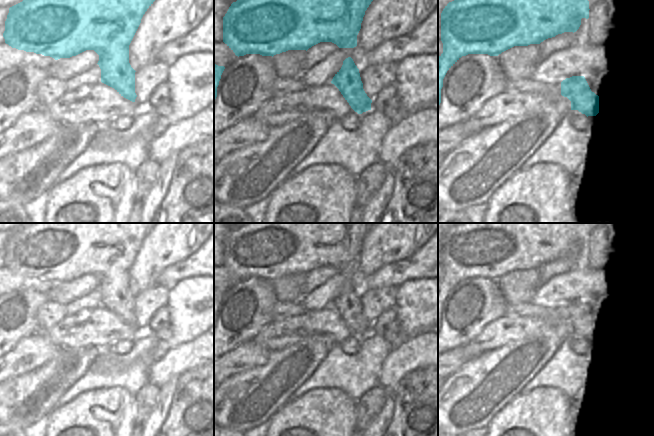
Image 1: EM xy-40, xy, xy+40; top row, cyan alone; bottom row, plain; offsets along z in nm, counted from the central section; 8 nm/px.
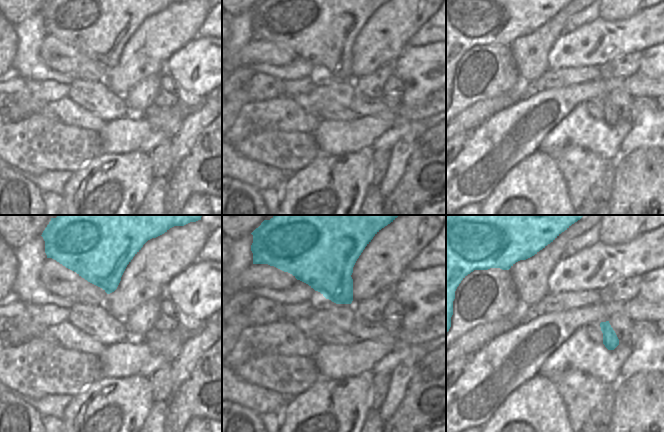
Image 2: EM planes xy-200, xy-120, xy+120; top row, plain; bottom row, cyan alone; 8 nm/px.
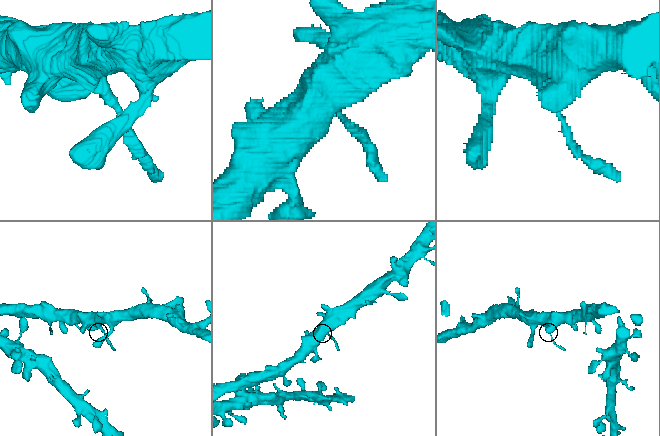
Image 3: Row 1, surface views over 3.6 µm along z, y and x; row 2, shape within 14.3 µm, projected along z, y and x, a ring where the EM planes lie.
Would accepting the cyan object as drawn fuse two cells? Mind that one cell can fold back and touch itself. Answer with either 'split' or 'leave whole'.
split

